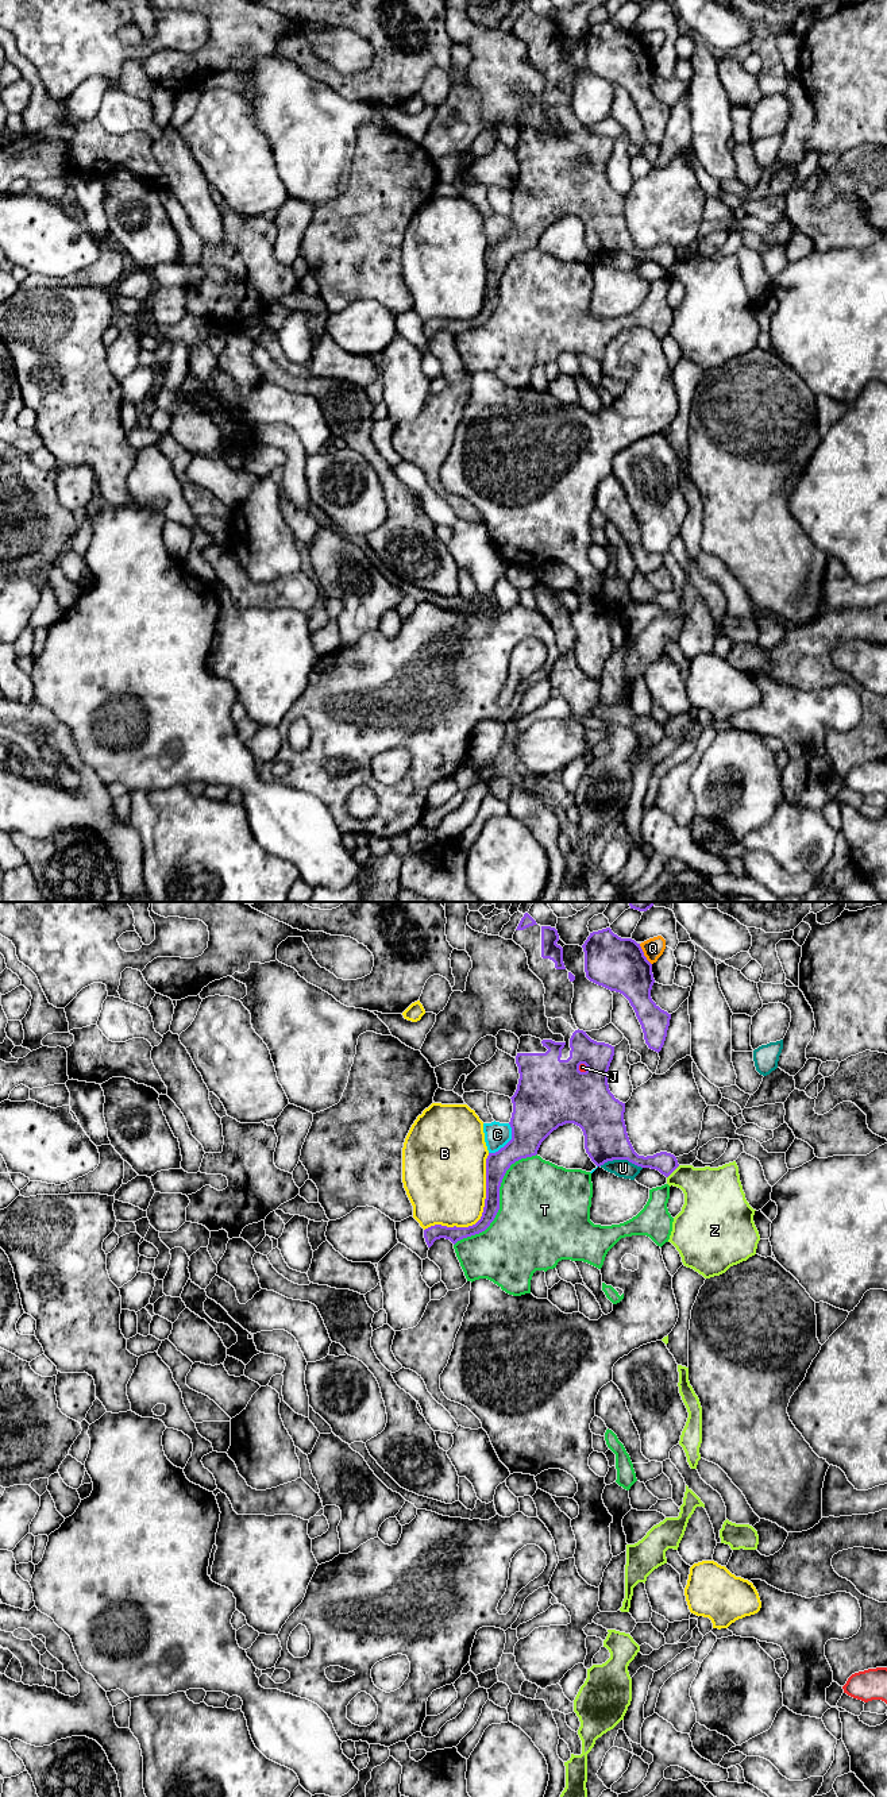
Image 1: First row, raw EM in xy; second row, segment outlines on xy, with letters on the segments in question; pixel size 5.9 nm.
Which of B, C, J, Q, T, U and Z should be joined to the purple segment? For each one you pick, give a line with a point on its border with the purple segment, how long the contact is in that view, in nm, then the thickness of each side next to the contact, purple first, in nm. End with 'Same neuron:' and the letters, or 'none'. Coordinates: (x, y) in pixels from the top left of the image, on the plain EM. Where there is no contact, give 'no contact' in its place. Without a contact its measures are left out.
Same neuron: none

